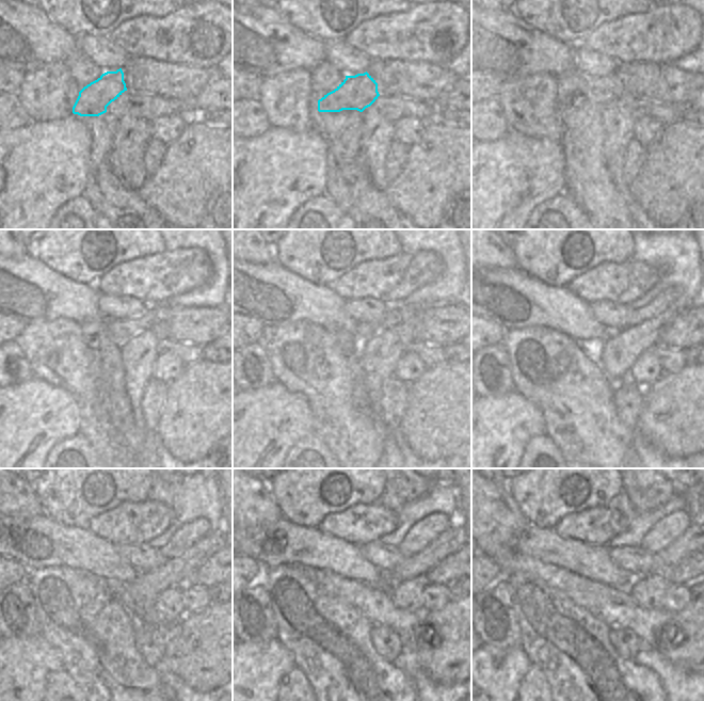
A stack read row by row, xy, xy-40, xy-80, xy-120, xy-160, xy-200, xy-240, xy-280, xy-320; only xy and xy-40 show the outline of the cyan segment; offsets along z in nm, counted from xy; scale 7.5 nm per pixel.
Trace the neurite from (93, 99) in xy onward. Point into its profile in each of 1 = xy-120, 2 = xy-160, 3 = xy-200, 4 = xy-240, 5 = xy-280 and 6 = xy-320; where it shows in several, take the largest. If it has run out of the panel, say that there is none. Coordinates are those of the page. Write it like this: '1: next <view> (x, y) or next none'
1: next xy-120 (121, 331)
2: next xy-160 (395, 314)
3: next xy-200 (664, 301)
4: next xy-240 (185, 537)
5: next xy-280 (428, 529)
6: next xy-320 (669, 528)

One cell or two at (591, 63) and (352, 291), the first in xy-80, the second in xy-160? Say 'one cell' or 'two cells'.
two cells

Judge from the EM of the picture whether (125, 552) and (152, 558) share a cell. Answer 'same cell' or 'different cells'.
same cell

